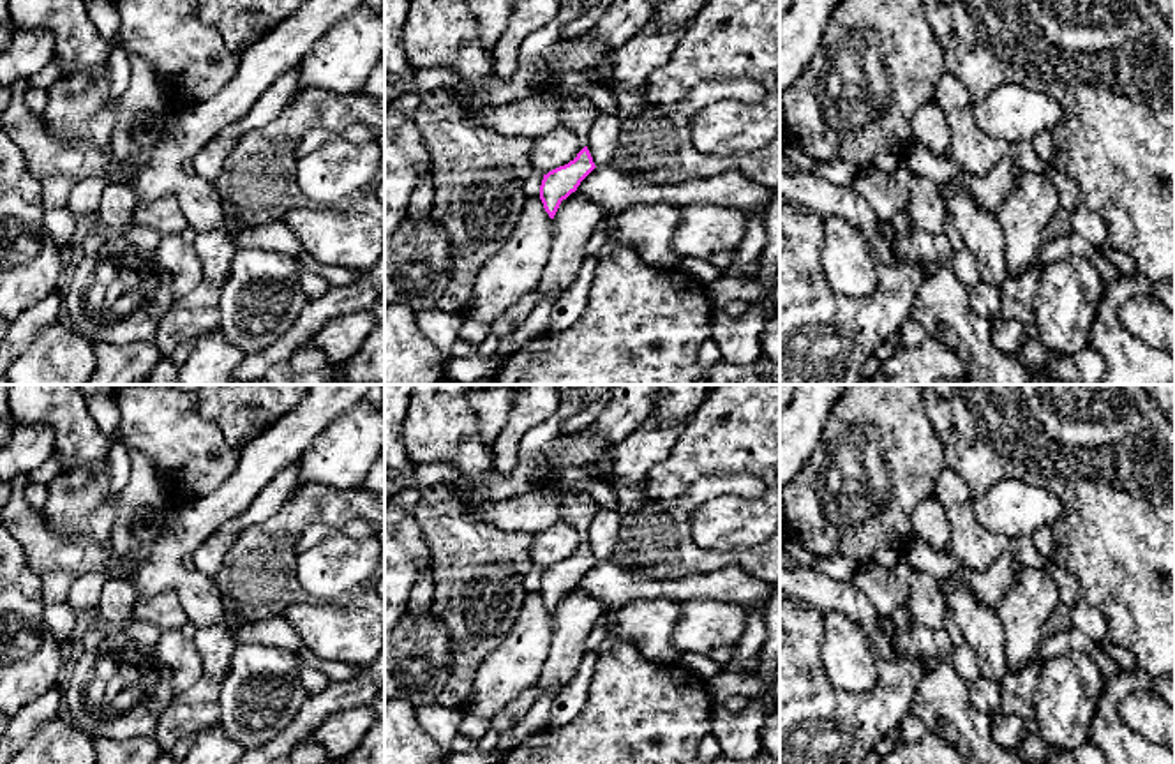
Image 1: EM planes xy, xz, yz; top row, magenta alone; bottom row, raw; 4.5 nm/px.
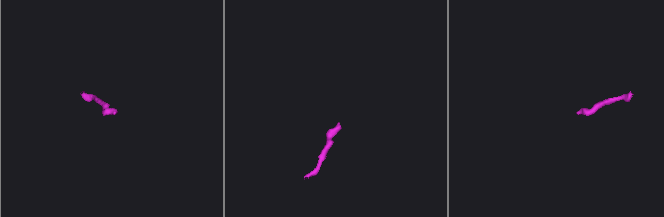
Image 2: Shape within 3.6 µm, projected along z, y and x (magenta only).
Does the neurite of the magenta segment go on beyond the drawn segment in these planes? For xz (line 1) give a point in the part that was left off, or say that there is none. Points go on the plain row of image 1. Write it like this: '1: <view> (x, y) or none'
1: none

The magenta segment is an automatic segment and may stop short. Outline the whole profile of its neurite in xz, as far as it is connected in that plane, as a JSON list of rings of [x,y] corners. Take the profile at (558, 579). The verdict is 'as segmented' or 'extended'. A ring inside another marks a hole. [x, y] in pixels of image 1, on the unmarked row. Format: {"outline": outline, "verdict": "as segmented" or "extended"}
{"outline": [[[584,542],[573,556],[543,570],[540,595],[550,614],[554,614],[561,596],[575,588],[595,563],[593,552]]], "verdict": "as segmented"}

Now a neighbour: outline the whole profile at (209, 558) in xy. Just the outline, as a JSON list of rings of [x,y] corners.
[[[300,459],[288,464],[252,501],[247,512],[224,522],[192,554],[194,570],[213,577],[221,572],[224,558],[235,540],[251,526],[268,521],[296,487],[300,476]]]

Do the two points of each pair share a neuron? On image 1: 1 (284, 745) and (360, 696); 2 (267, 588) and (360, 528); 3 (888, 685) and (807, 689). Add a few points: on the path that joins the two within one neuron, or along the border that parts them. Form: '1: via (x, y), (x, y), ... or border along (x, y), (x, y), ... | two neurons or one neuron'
1: via (304, 726), (329, 701), (341, 696) | one neuron
2: border along (366, 519), (311, 524), (300, 539) | two neurons
3: via (868, 704), (826, 704) | one neuron

